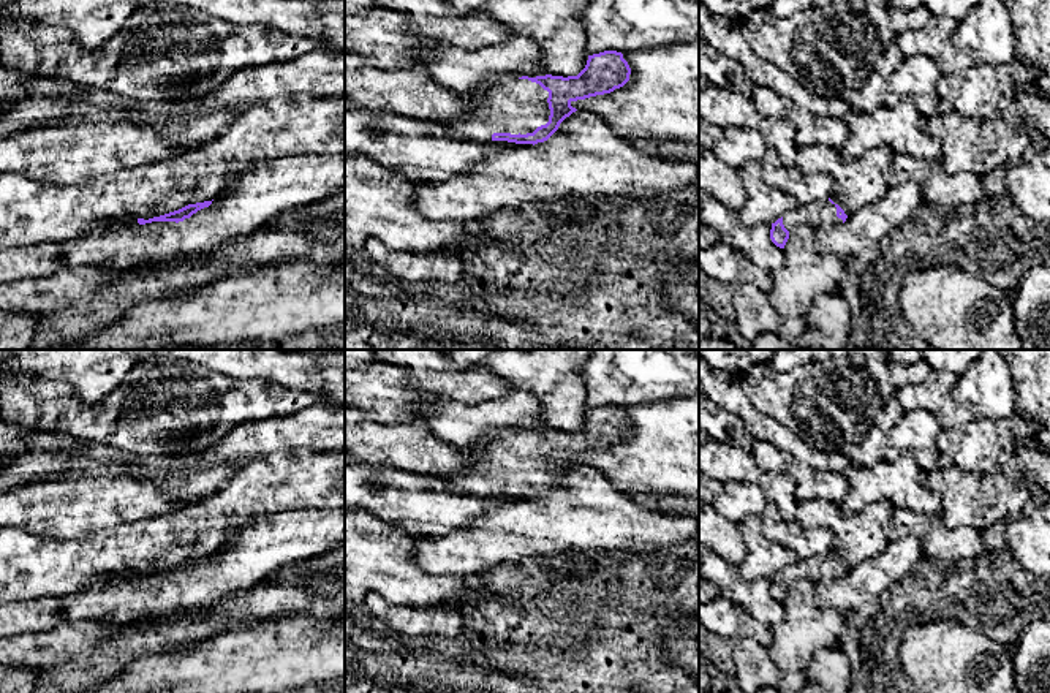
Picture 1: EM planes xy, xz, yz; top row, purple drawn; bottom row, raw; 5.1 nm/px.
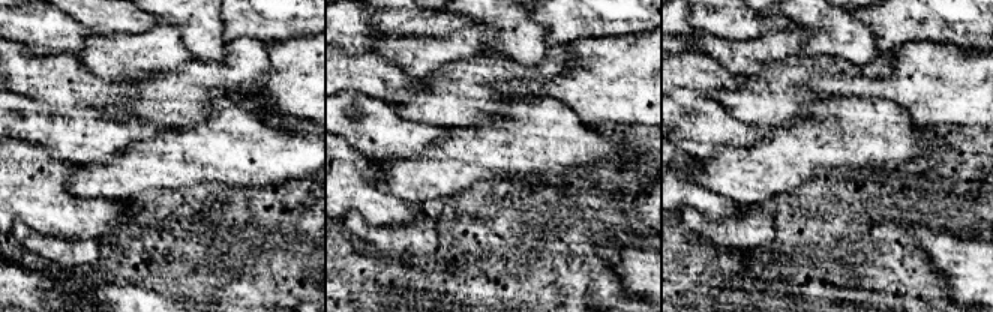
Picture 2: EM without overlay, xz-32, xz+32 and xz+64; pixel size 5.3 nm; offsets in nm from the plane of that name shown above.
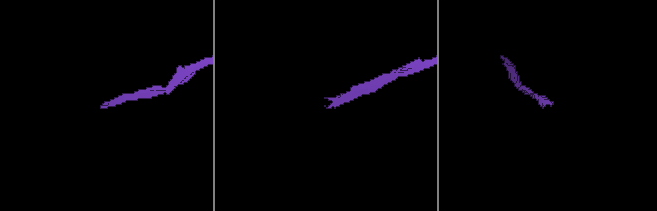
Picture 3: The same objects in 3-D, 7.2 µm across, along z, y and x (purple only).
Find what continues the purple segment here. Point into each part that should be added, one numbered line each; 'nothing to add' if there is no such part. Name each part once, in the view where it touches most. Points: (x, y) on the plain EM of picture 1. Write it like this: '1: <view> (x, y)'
1: xz (514, 461)

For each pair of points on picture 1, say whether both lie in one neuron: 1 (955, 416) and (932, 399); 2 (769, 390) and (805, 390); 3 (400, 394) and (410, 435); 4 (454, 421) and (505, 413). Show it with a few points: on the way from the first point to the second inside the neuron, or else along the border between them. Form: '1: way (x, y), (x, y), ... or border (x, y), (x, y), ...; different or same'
1: way (949, 413), (938, 402); same
2: way (778, 390), (796, 390); same
3: border (370, 412), (380, 421), (413, 421); different
4: way (467, 421), (492, 416); same

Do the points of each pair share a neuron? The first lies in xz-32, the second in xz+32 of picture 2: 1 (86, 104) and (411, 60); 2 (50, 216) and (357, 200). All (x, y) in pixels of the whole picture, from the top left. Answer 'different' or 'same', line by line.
1: different
2: same

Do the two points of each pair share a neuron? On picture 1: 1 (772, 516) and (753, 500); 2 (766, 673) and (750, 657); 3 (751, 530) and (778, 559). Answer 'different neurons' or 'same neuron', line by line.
1: different neurons
2: same neuron
3: same neuron

